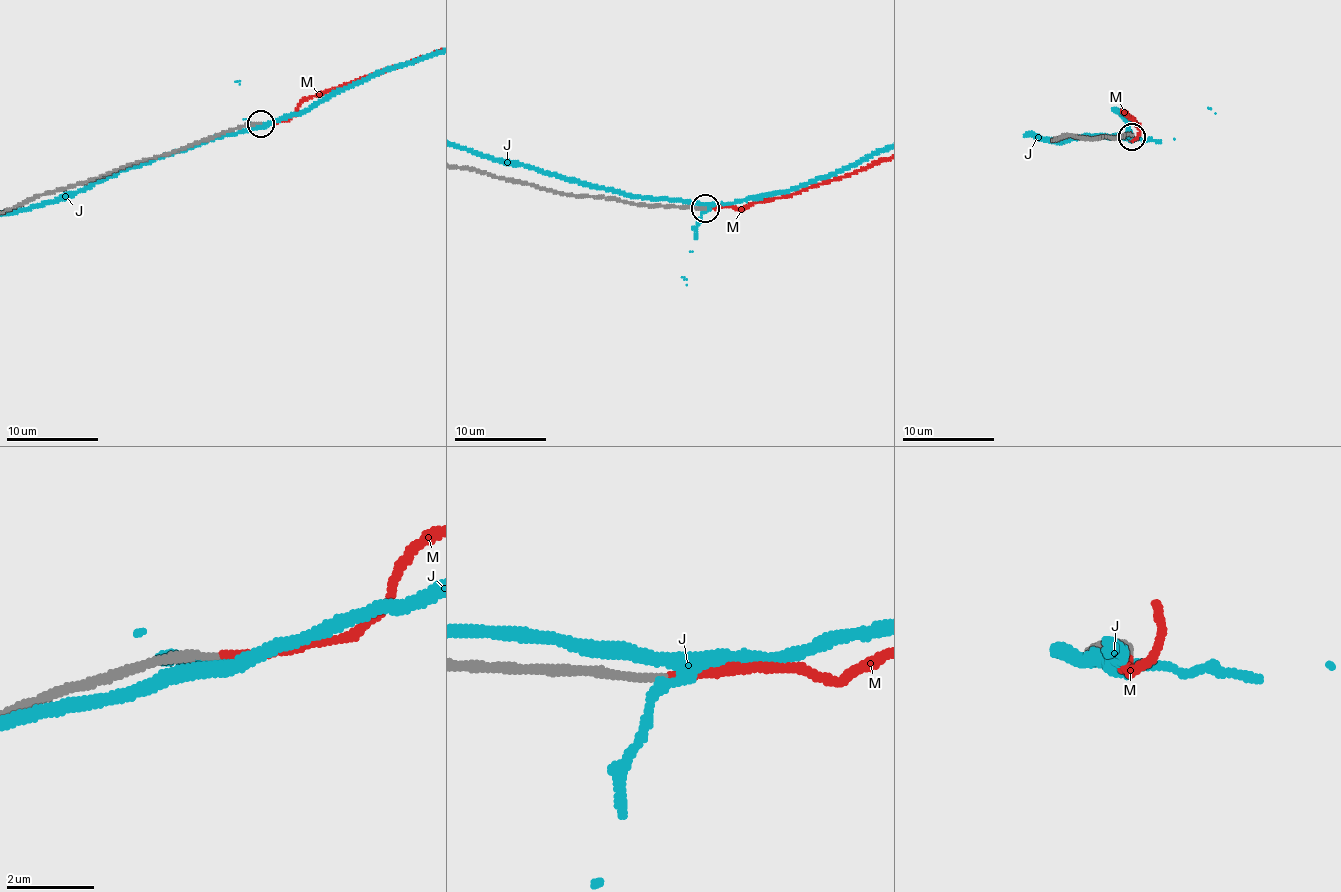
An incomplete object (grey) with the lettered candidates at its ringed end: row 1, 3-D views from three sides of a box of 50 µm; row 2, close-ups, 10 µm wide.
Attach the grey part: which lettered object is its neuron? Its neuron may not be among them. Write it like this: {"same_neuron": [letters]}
{"same_neuron": ["M"]}

